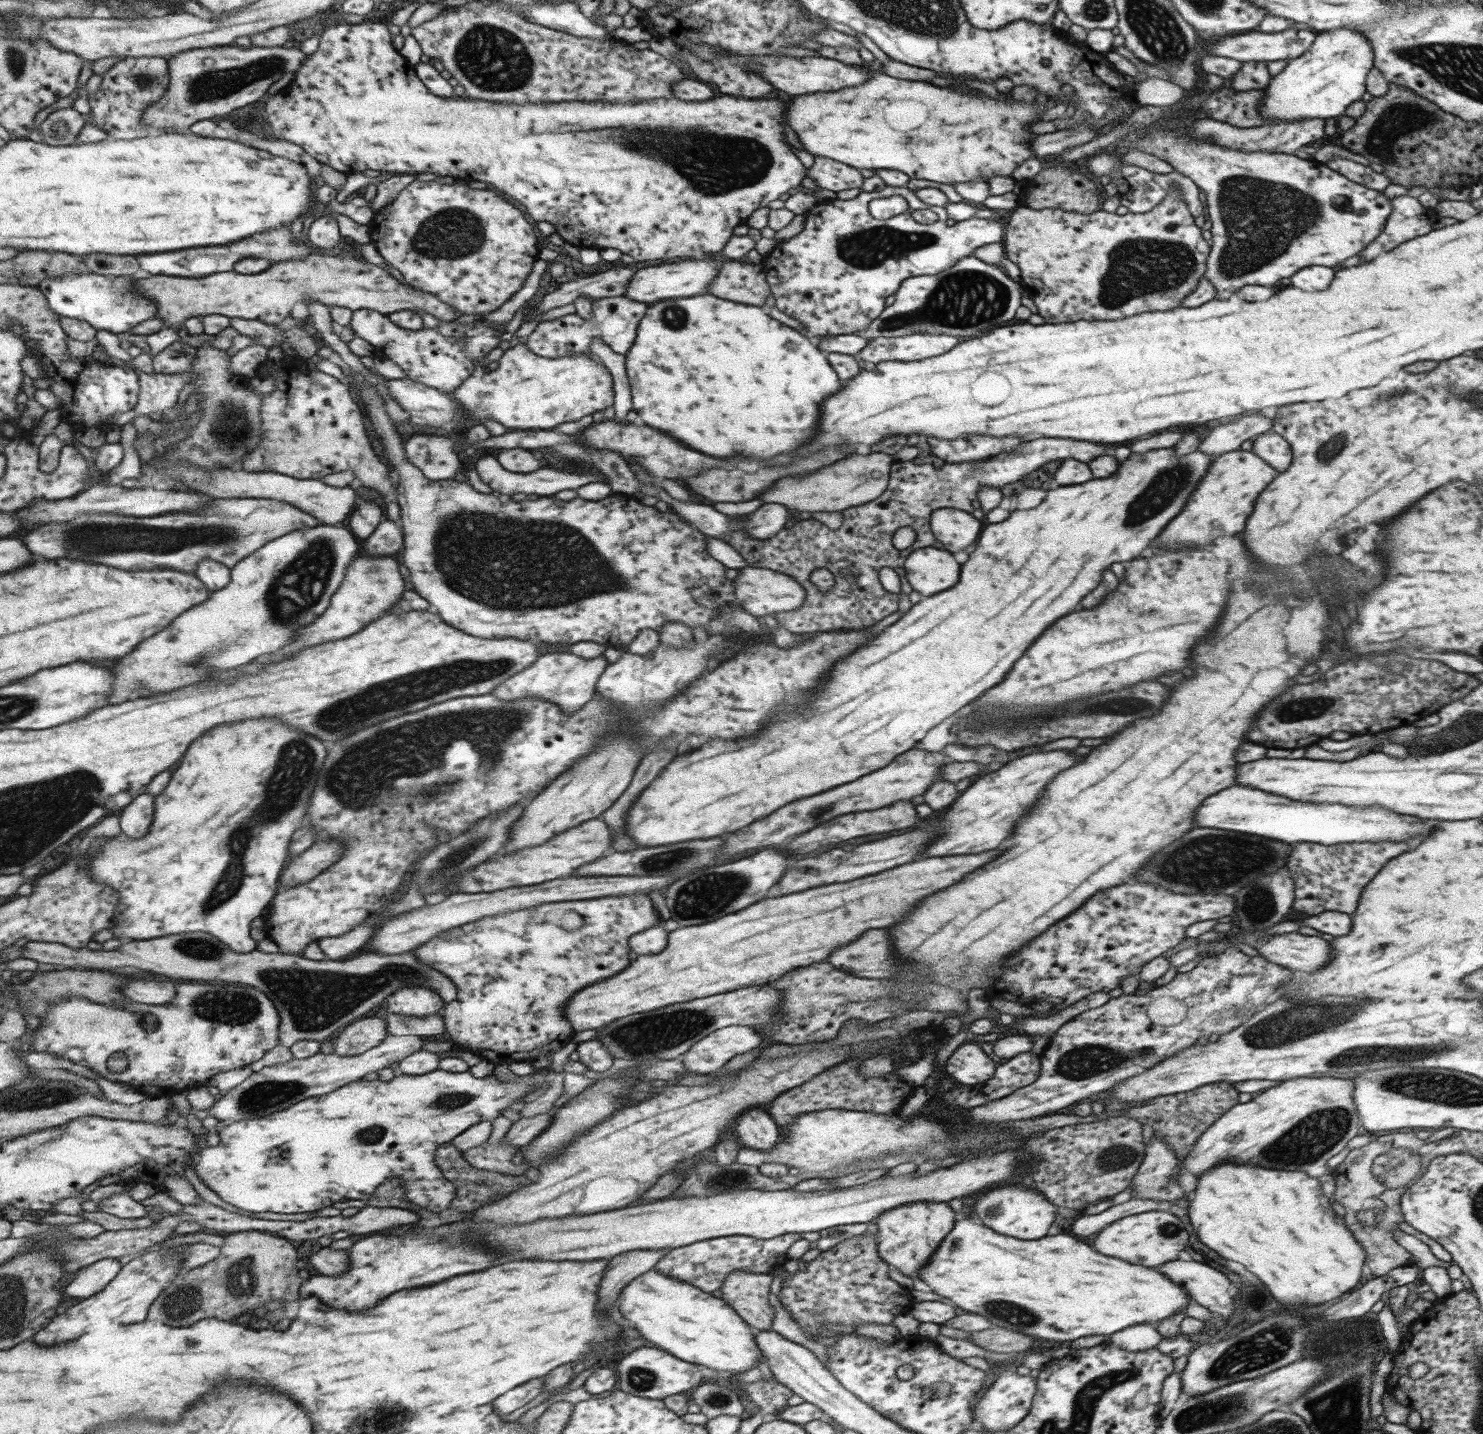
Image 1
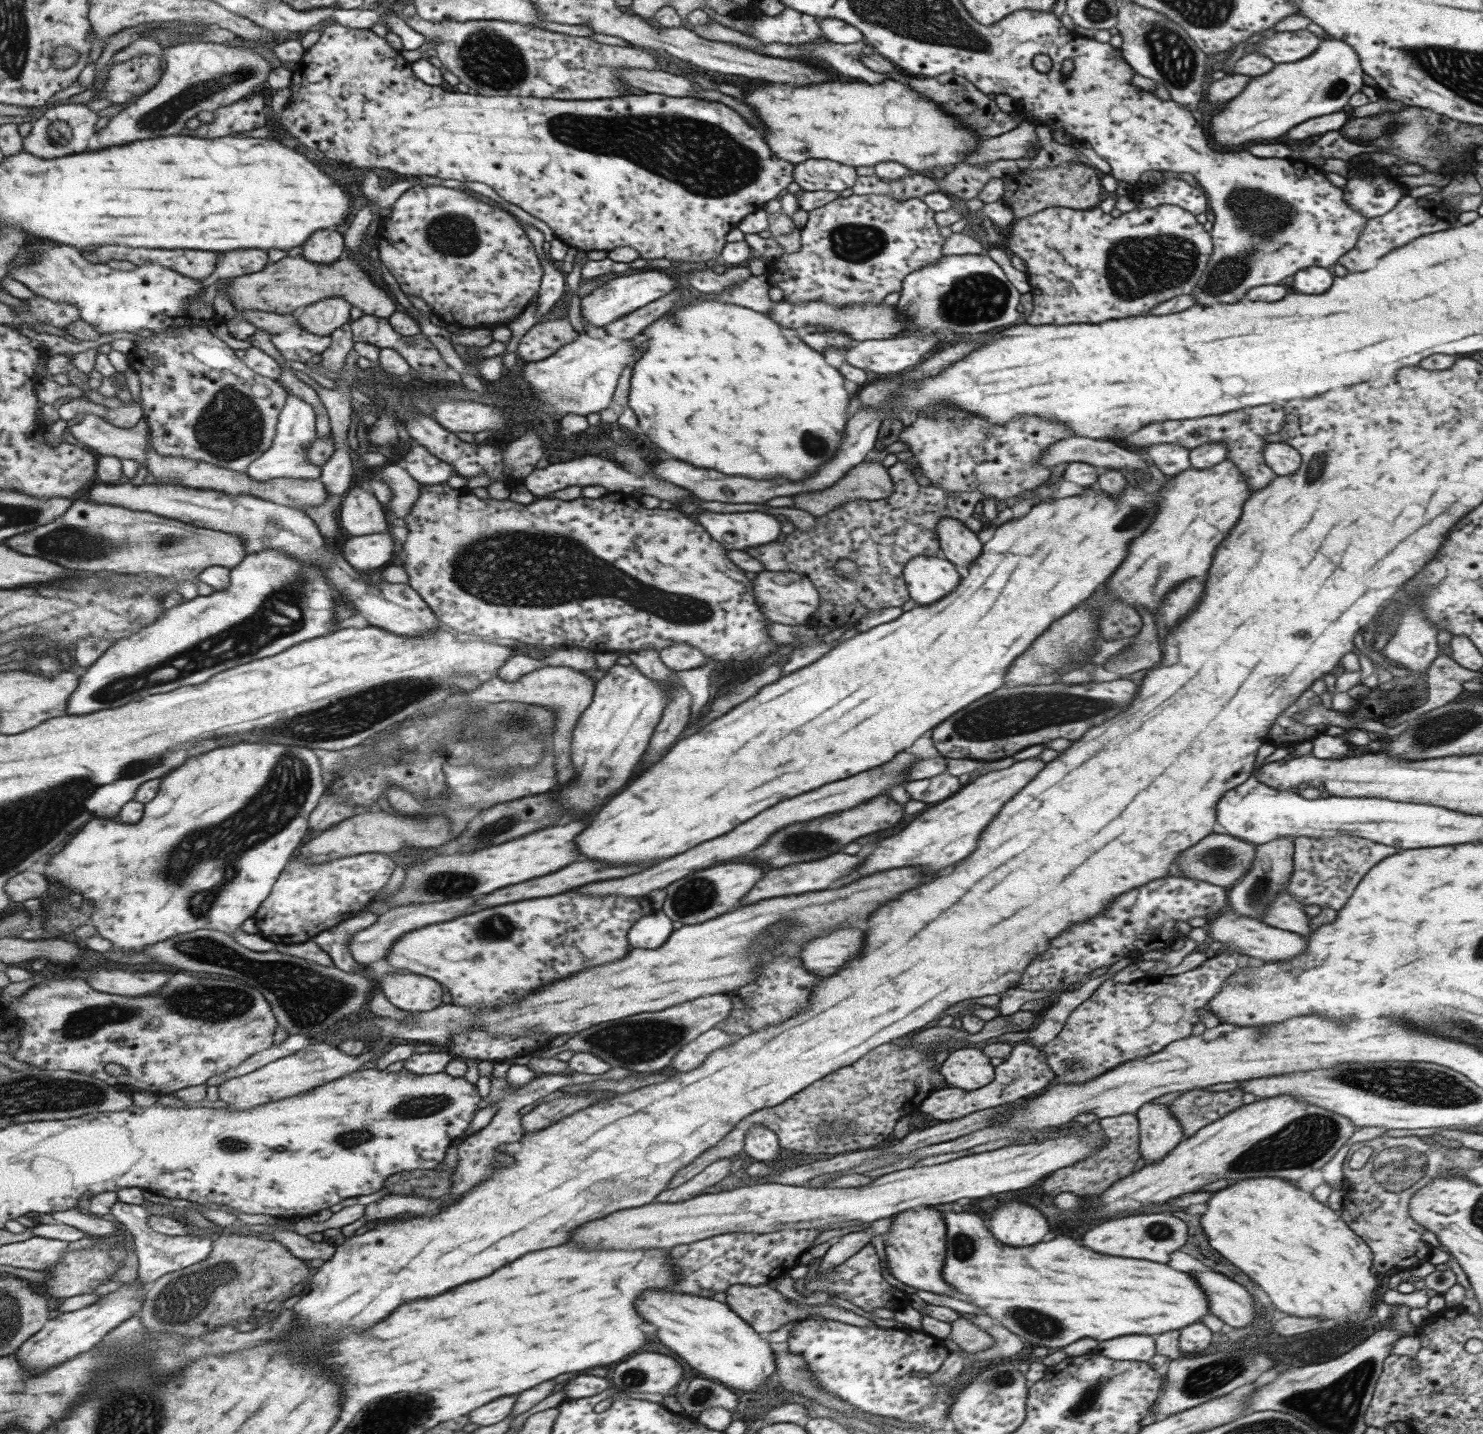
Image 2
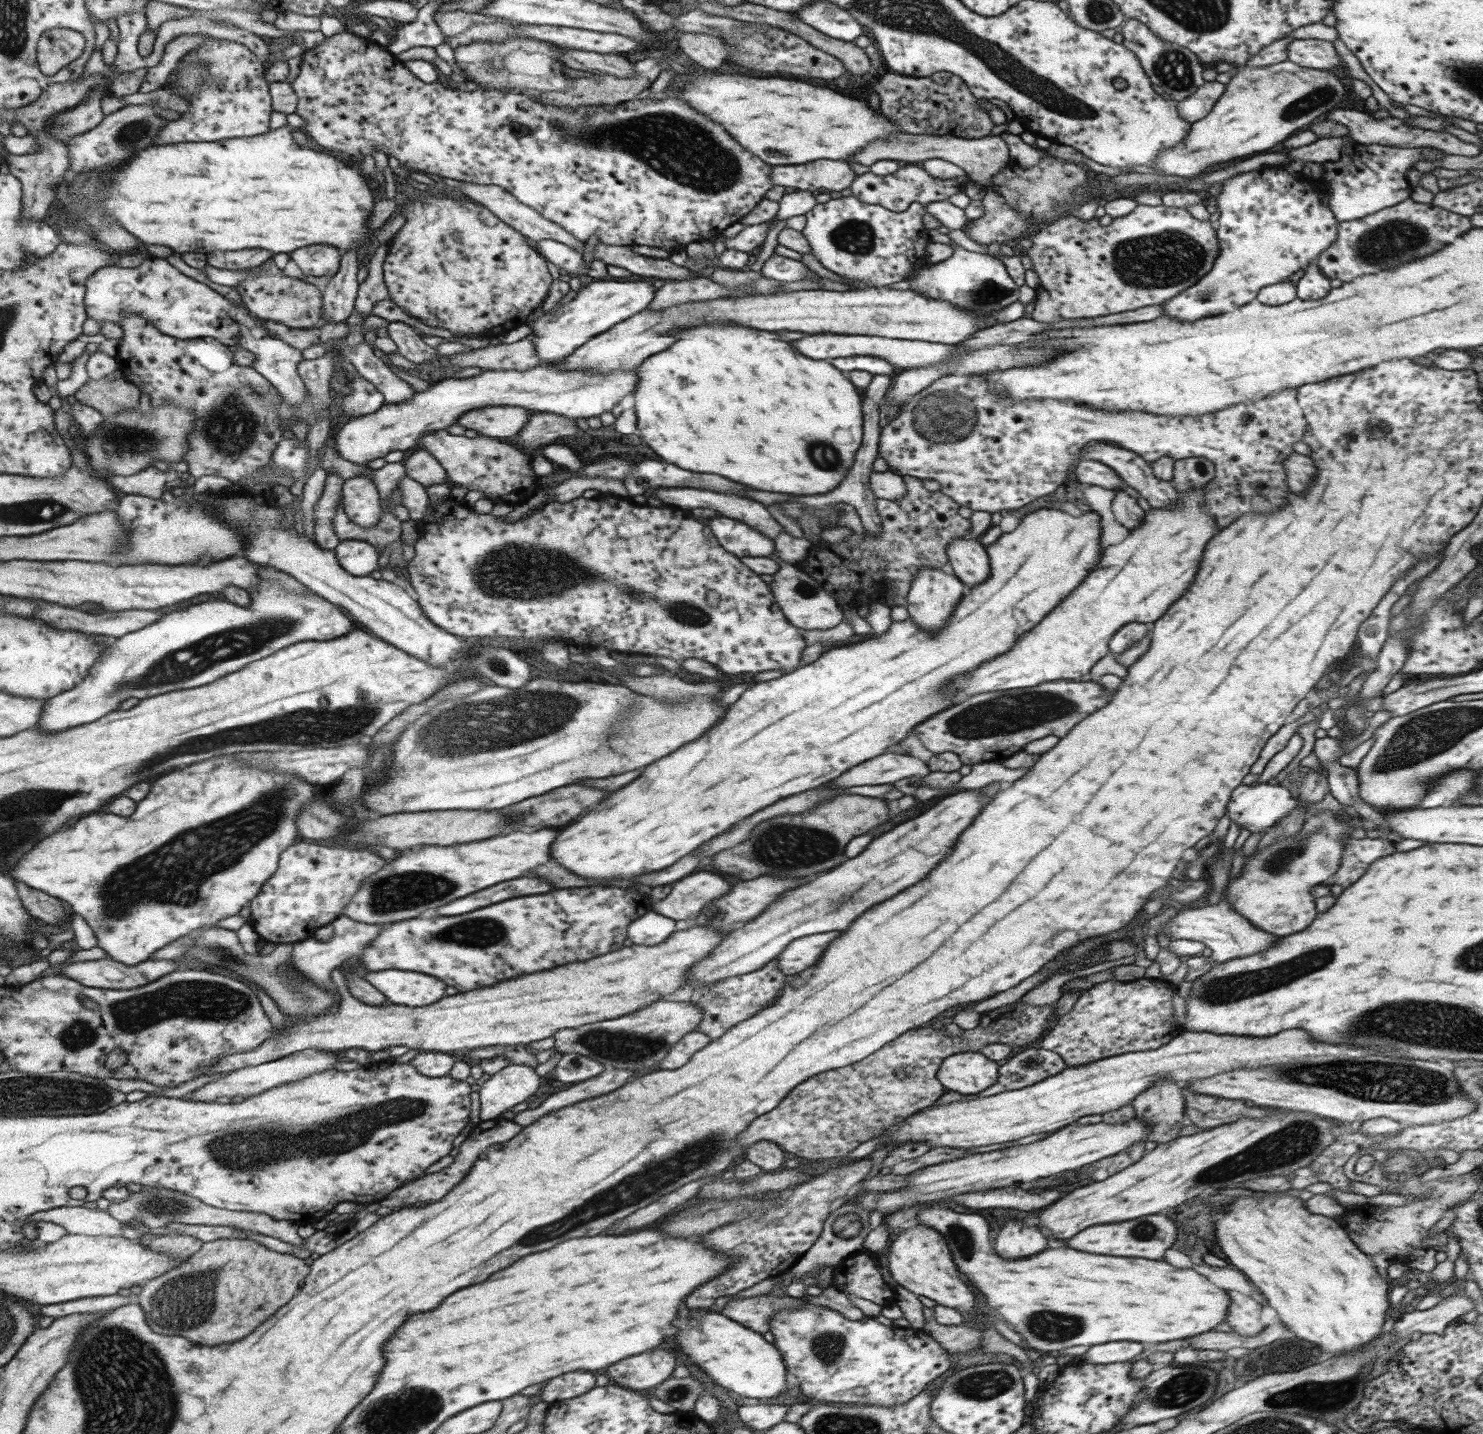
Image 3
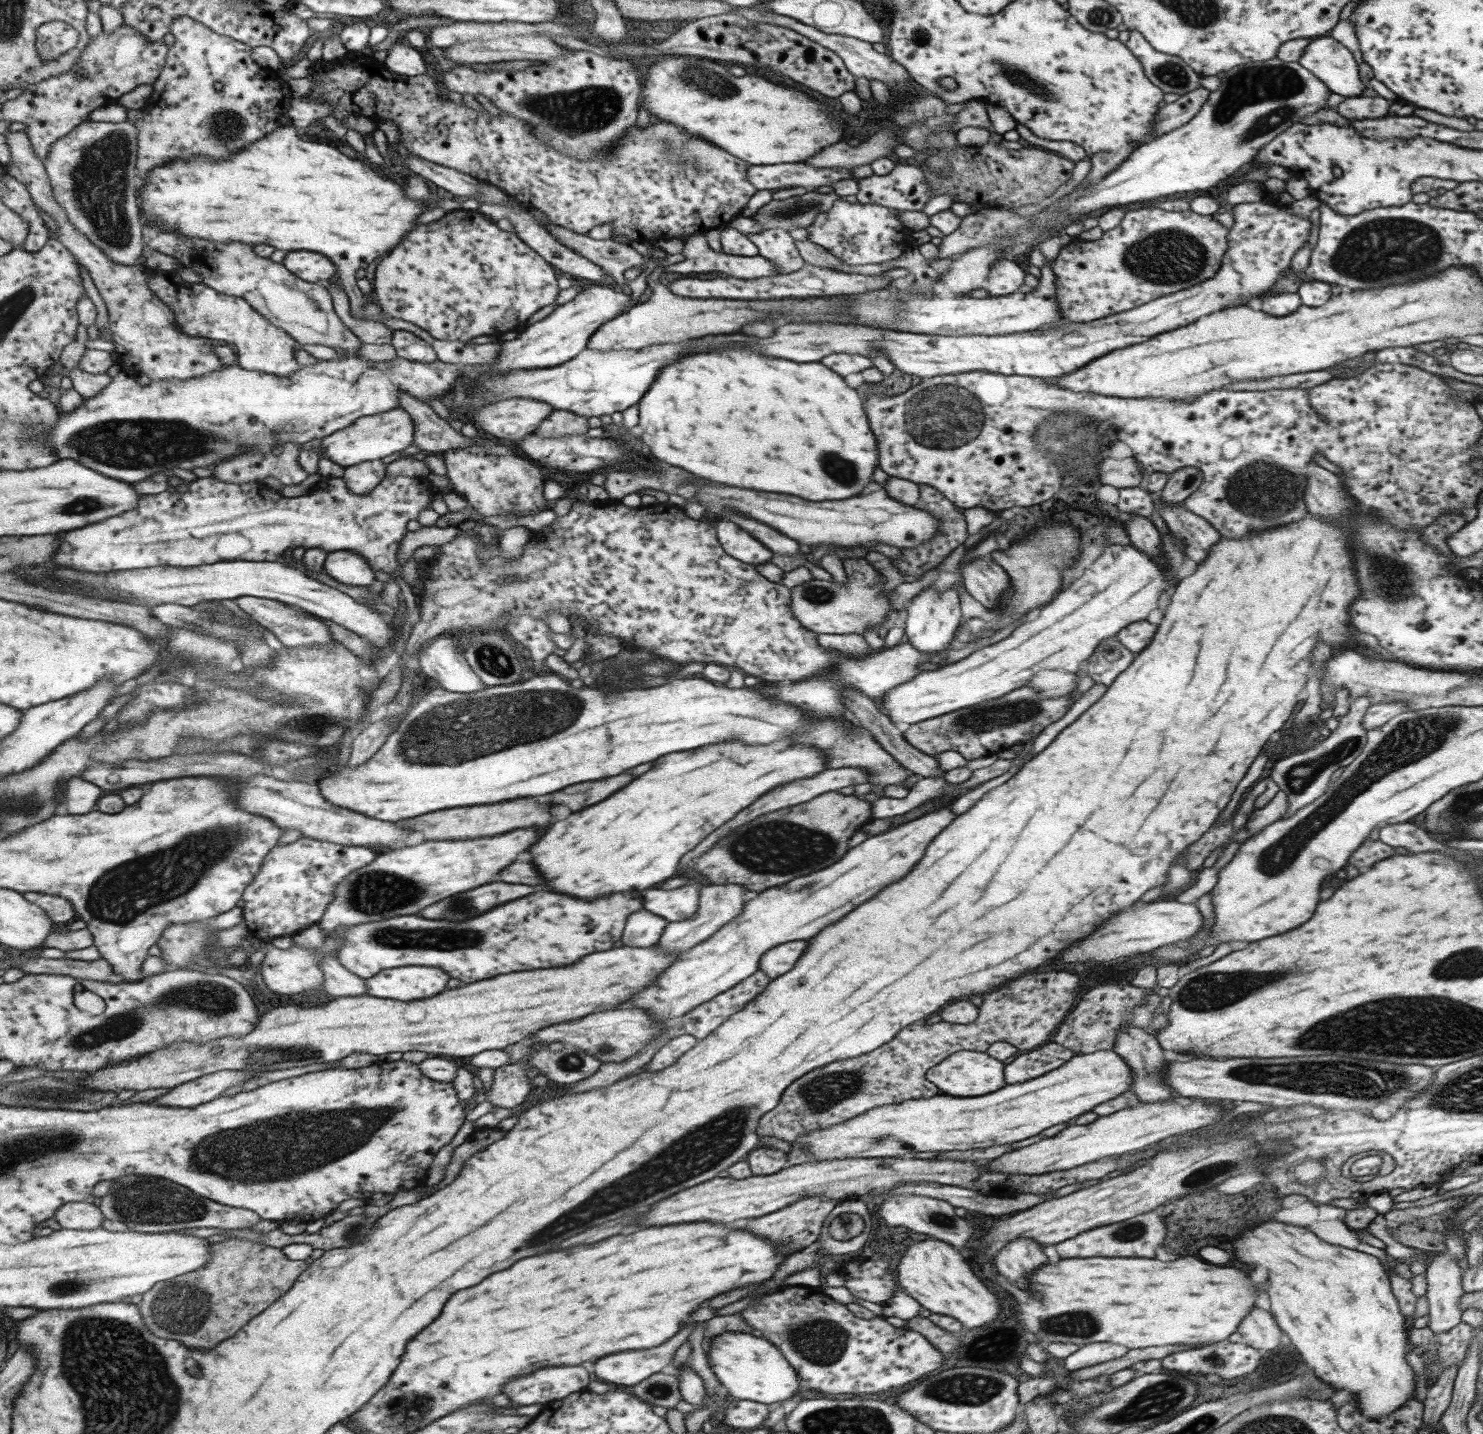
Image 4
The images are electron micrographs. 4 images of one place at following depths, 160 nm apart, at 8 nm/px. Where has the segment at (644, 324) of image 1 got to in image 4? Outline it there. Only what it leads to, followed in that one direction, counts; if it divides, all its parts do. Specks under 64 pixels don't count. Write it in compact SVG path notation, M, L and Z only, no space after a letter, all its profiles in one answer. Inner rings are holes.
M729 344L729 346L721 346L717 350L717 354L691 354L691 356L685 356L685 358L673 362L673 364L662 366L645 394L641 395L636 407L639 408L639 428L643 430L641 440L645 446L649 446L651 454L657 460L667 462L671 466L679 466L695 476L701 476L701 478L707 478L713 482L721 482L721 484L729 484L729 486L737 486L737 488L763 490L763 492L793 494L793 496L799 496L803 500L817 500L819 502L819 500L843 500L843 498L849 498L855 494L863 494L874 486L870 476L874 466L878 466L876 440L868 427L868 420L861 409L861 404L861 398L855 389L849 388L841 380L841 376L837 376L835 372L831 372L829 368L825 368L819 362L797 364L797 362L789 362L783 358L759 356L745 346Z

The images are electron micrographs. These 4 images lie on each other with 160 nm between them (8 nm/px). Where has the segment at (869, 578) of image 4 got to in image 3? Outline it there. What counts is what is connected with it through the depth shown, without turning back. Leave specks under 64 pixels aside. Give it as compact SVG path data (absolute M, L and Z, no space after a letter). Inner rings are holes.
M779 562L779 565L780 567L771 575L772 580L768 583L768 587L774 601L780 608L781 614L783 614L789 624L799 629L825 630L845 620L837 601L828 592L825 592L809 575L797 570L793 564Z

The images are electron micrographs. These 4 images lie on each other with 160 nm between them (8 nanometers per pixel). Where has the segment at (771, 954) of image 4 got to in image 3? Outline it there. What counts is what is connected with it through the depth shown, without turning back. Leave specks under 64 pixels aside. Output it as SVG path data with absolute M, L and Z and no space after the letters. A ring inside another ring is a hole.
M829 932L829 934L813 934L805 938L797 938L785 946L785 950L776 956L779 962L779 970L783 974L797 974L809 966L813 966L819 956L825 952L829 942L837 938L839 932Z

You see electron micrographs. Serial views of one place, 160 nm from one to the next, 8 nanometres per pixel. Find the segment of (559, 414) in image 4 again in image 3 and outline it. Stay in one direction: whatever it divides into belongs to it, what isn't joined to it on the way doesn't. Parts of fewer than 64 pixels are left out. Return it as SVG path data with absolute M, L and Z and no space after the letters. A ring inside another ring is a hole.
M551 413L533 414L519 430L519 446L525 454L531 454L535 448L545 446L547 442L553 442L559 436L569 436L575 434L577 426L574 419L559 416Z

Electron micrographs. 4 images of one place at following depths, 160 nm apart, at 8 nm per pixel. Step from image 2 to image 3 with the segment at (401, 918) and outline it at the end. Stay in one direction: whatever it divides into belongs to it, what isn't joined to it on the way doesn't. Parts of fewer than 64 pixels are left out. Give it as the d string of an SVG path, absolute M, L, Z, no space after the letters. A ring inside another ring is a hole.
M345 914L333 922L334 936L328 941L320 941L315 938L307 938L301 942L294 943L294 951L292 954L292 965L303 973L310 981L313 981L316 985L337 993L333 988L333 980L331 980L331 974L335 968L339 968L345 960L349 958L355 958L358 956L361 958L361 954L366 952L370 947L373 940L377 940L377 936L383 932L383 928L387 928L391 923L387 924L369 924L364 922L357 922L350 916Z

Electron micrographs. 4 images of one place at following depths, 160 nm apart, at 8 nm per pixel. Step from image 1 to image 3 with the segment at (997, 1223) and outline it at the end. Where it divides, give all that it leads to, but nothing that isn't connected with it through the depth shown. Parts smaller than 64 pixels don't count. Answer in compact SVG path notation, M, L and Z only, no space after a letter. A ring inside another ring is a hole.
M1007 1220L999 1228L993 1244L995 1252L1003 1258L1023 1258L1041 1252L1045 1248L1045 1238L1035 1226L1023 1226L1019 1220Z

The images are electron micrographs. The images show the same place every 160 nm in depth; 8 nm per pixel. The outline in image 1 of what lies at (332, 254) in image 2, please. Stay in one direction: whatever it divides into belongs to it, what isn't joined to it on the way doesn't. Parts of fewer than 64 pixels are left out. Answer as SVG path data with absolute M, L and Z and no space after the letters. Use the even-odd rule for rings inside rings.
M323 211L319 217L313 221L313 226L309 228L307 240L311 242L320 252L331 252L339 248L343 238L339 234L339 224L335 219L335 214Z

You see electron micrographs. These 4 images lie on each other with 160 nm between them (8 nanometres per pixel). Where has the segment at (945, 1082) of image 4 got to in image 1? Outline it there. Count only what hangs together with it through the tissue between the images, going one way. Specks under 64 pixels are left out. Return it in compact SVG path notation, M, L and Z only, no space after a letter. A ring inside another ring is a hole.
M965 1041L947 1058L944 1068L955 1082L977 1084L993 1074L995 1064L981 1052L979 1044Z

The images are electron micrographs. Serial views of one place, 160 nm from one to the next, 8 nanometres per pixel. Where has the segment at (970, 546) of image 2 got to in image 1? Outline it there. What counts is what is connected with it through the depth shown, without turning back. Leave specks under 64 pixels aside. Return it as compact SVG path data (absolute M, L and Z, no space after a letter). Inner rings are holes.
M955 507L934 510L930 514L928 525L935 543L950 553L973 543L981 530L979 519Z

